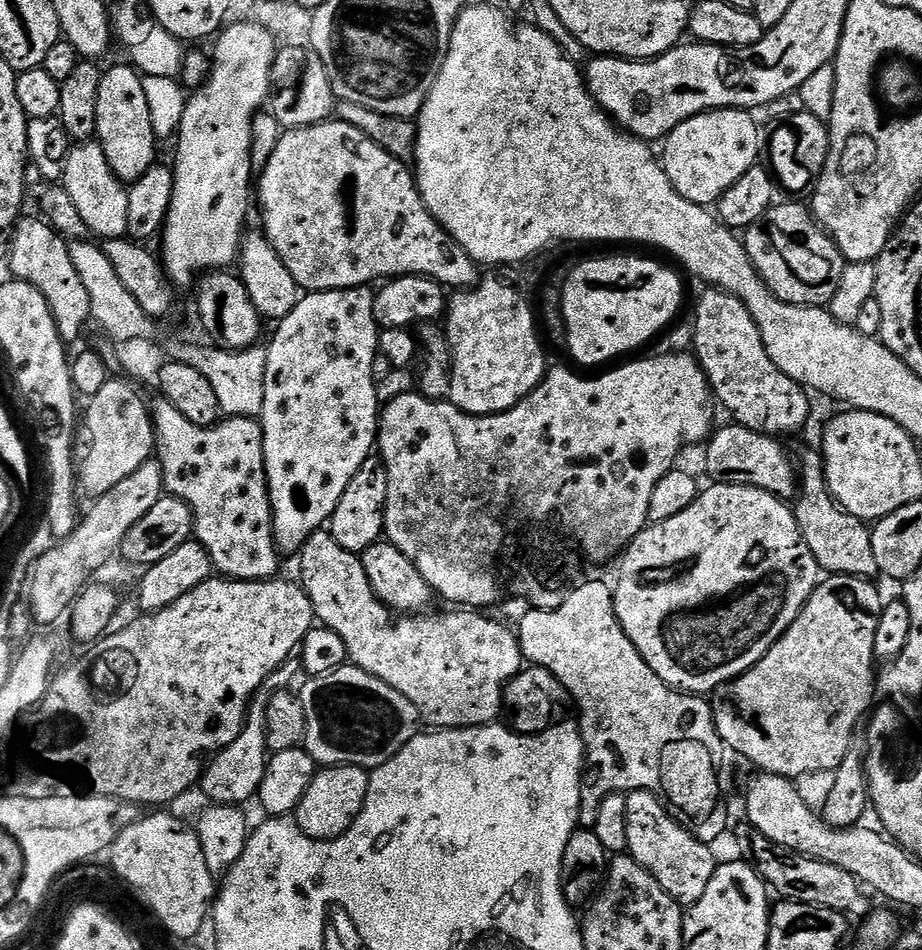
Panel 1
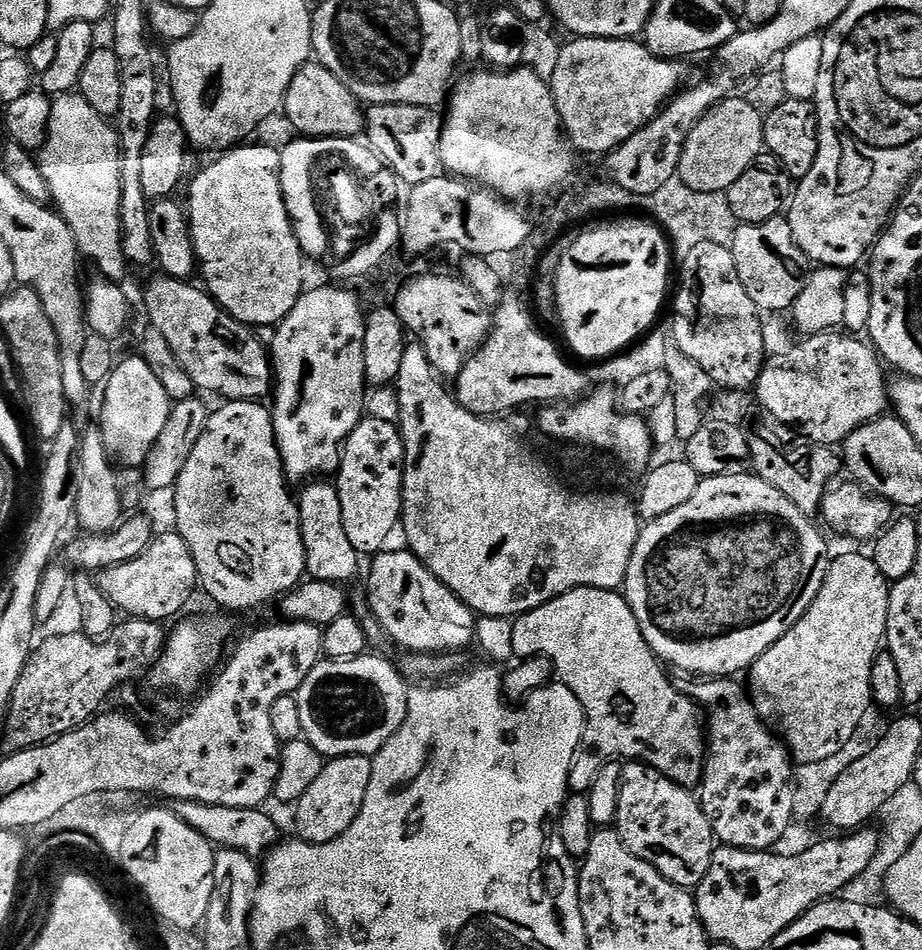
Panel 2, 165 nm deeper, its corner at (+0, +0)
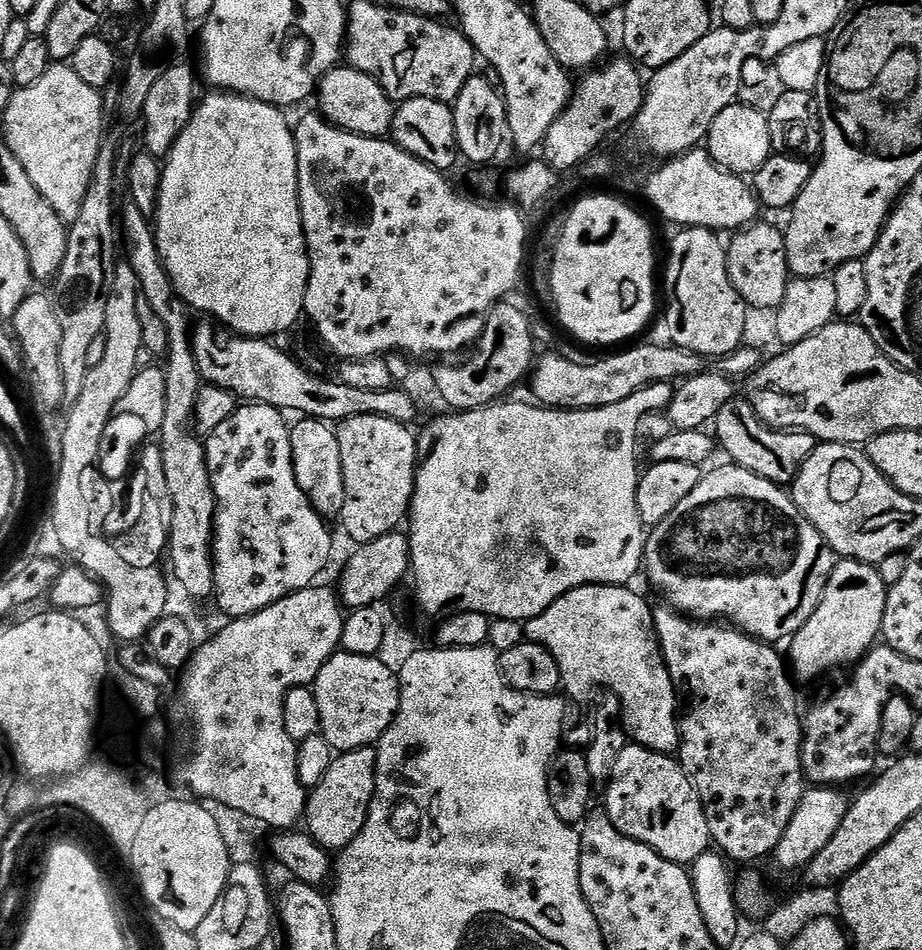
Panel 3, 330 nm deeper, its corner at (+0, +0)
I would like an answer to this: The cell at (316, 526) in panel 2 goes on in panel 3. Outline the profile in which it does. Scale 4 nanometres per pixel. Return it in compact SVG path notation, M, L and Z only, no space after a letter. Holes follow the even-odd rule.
M300 418L287 433L292 451L292 479L306 494L316 515L325 518L339 517L342 502L346 502L346 482L342 474L342 450L338 446L336 428L327 420Z

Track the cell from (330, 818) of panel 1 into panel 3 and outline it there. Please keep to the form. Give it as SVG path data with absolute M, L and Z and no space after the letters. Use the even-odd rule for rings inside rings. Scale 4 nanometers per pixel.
M359 748L341 752L333 759L326 778L308 792L308 805L304 808L303 827L323 848L339 850L344 848L366 826L370 814L370 802L376 793L376 749Z

